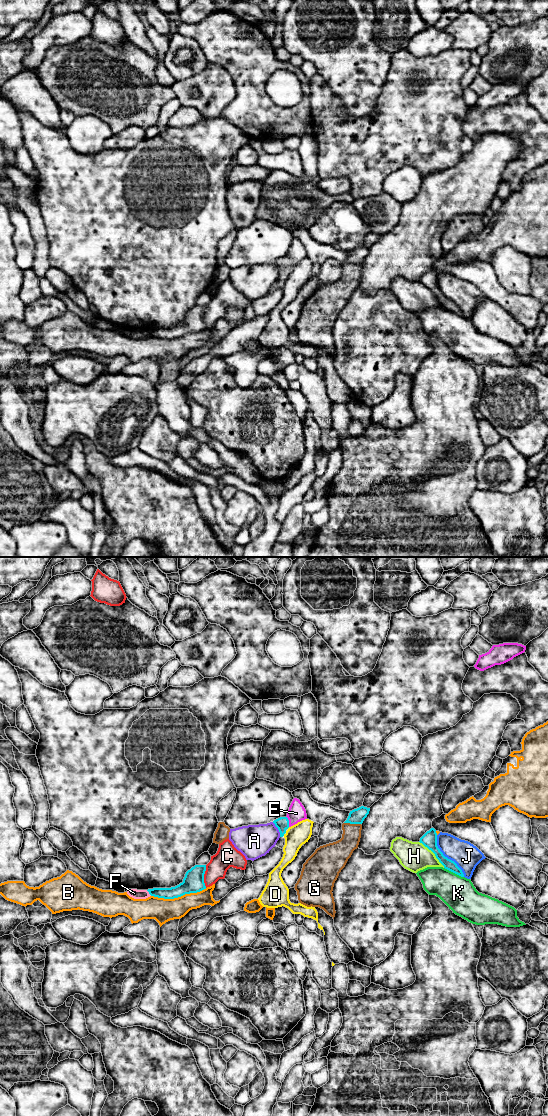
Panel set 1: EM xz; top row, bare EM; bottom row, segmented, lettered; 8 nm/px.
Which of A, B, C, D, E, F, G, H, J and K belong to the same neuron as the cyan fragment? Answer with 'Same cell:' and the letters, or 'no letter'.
Same cell: no letter

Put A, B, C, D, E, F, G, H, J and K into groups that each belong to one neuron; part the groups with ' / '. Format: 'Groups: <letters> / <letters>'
Groups: A / B / C / D / E / F / G / H / J / K

